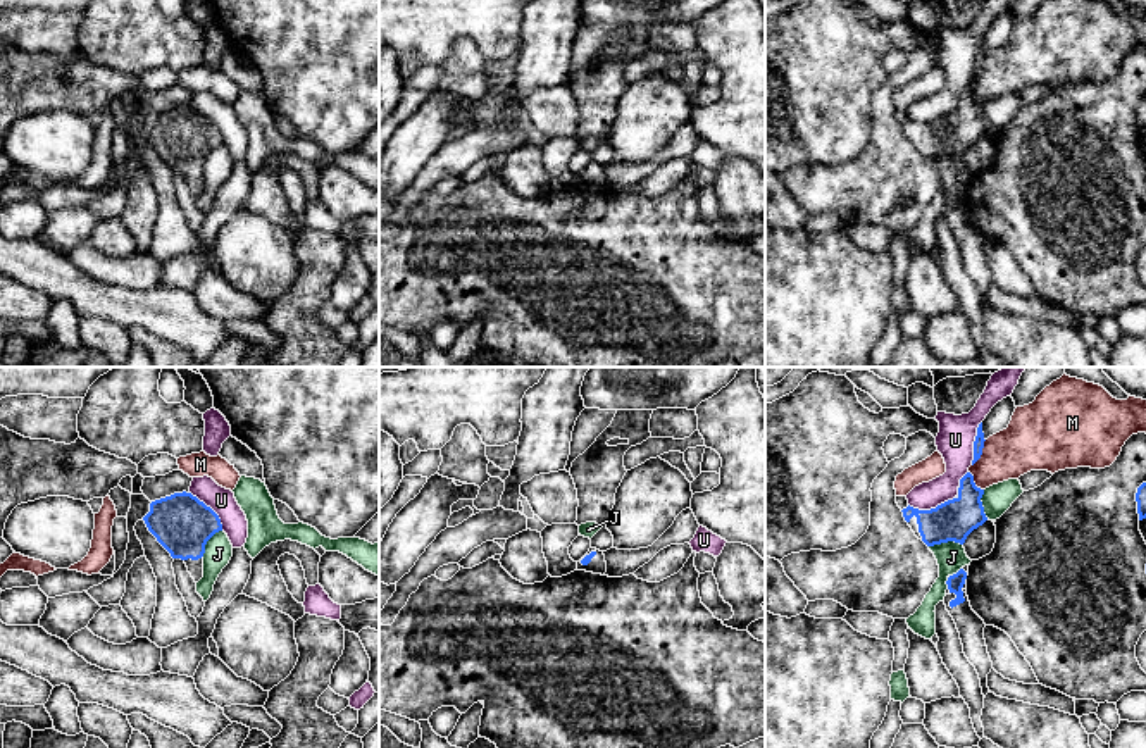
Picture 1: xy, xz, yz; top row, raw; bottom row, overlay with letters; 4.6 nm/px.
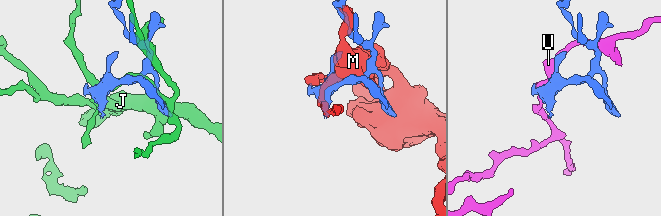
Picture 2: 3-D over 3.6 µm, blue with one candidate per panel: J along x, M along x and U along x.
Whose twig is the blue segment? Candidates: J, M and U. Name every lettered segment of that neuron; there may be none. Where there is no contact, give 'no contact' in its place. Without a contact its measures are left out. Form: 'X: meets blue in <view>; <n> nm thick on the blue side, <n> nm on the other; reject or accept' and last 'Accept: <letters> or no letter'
J: meets blue in yz; 190 nm thick on the blue side, 140 nm on the other; reject
M: meets blue in yz; 50 nm thick on the blue side, 280 nm on the other; reject
U: meets blue in yz; 190 nm thick on the blue side, 130 nm on the other; reject
Accept: no letter

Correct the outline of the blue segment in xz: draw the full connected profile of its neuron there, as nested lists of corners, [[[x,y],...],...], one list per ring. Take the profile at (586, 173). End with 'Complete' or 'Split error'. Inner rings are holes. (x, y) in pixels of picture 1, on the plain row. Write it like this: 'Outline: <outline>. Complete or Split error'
Outline: [[[589,162],[589,165],[577,176],[577,184],[605,190],[607,176],[603,165]]]. Split error

